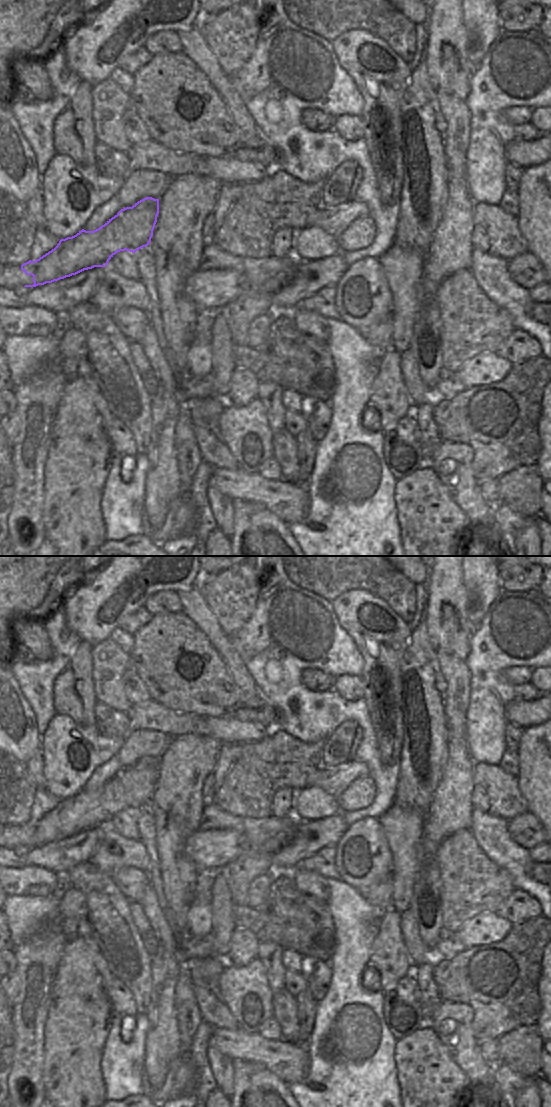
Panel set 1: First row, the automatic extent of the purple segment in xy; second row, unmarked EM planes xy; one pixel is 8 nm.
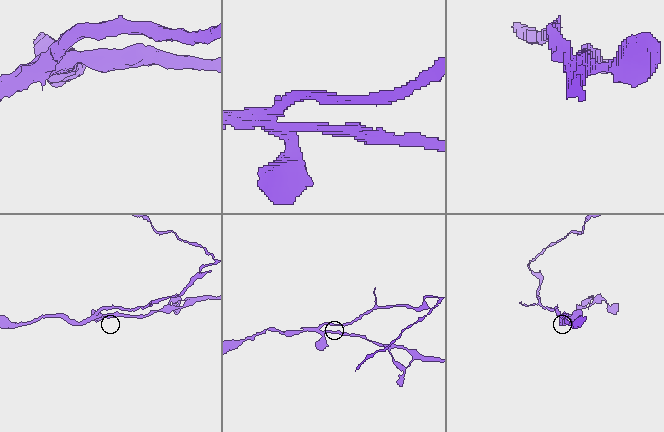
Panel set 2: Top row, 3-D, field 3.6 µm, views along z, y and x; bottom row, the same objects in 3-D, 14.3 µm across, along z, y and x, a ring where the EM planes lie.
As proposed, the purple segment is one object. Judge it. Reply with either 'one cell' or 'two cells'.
two cells

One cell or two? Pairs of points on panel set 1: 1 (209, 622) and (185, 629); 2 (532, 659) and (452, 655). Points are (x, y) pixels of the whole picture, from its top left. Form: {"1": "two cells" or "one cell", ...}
{"1": "two cells", "2": "two cells"}

